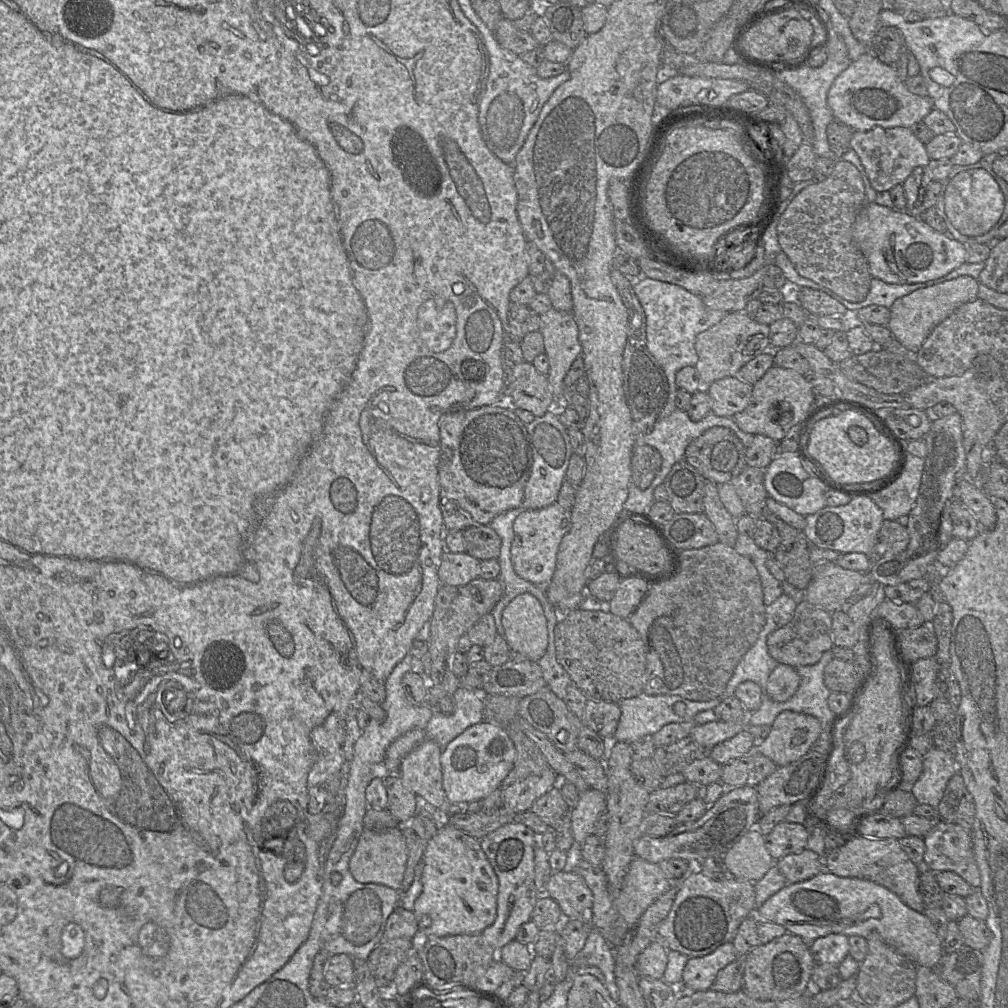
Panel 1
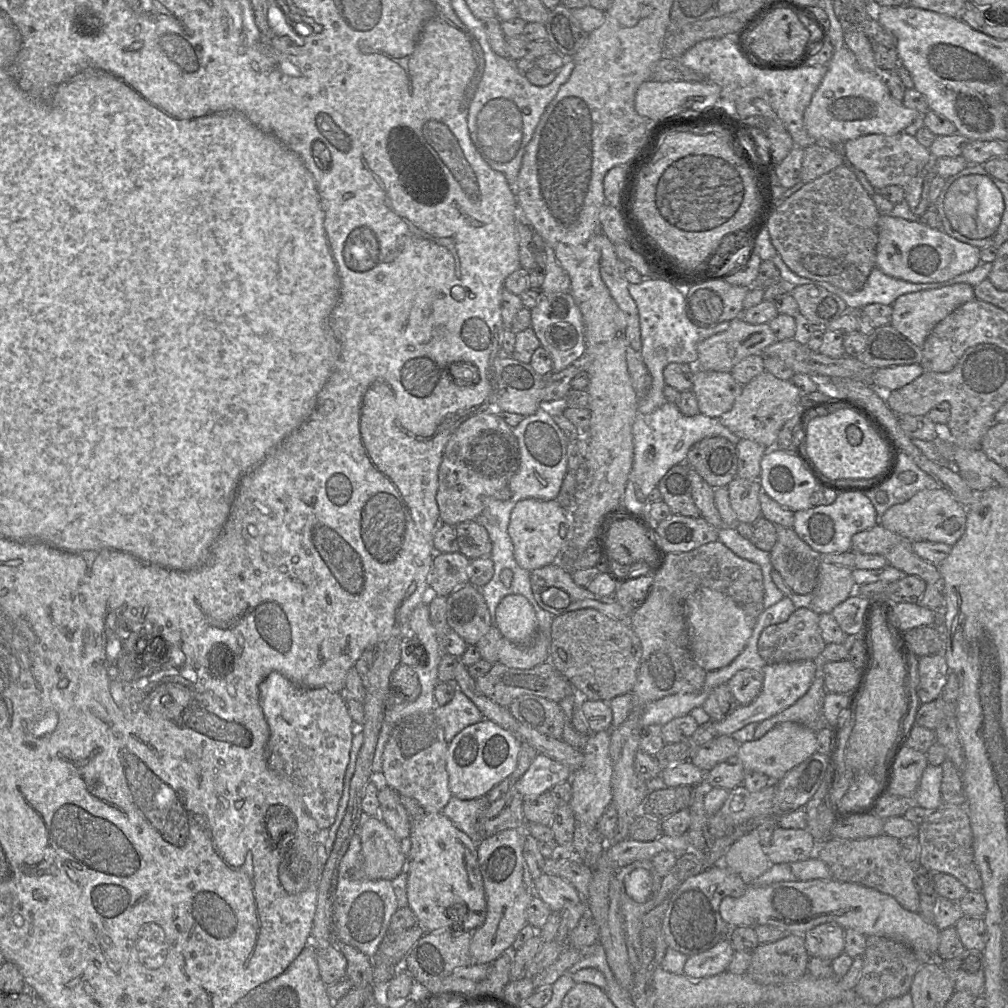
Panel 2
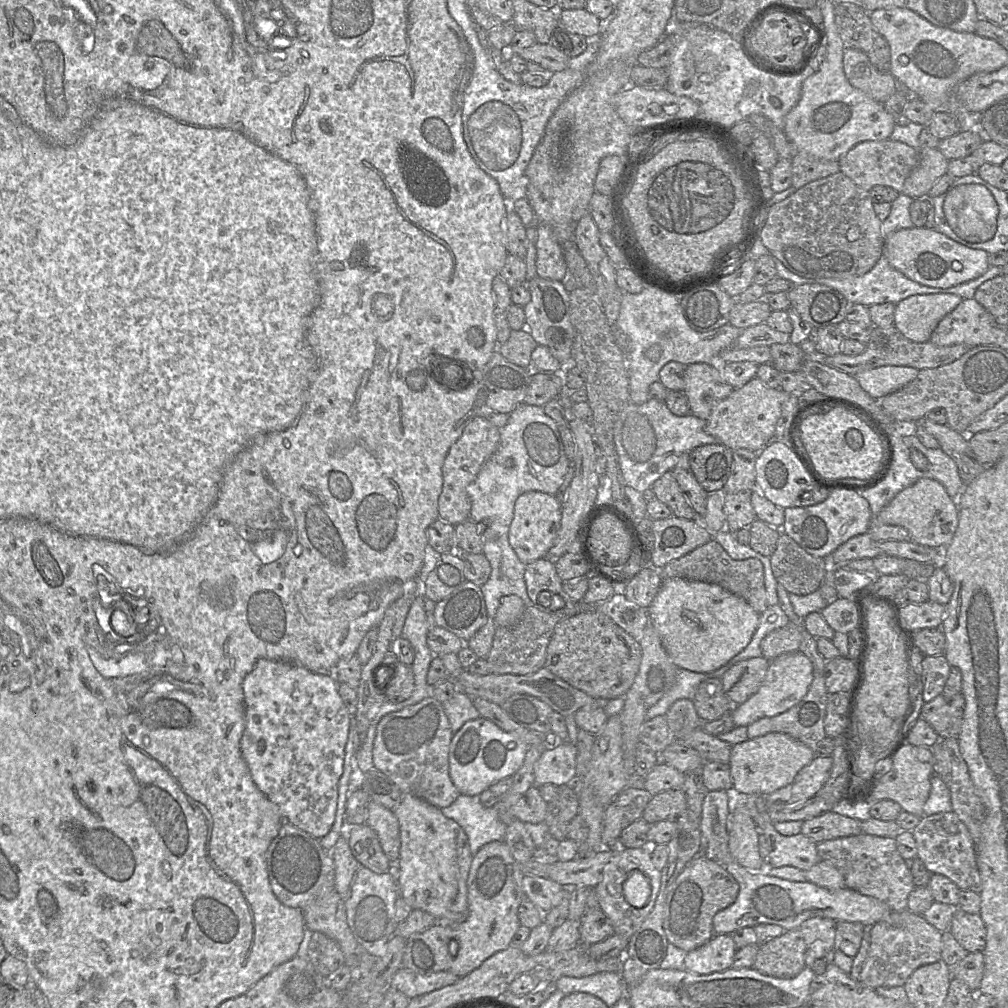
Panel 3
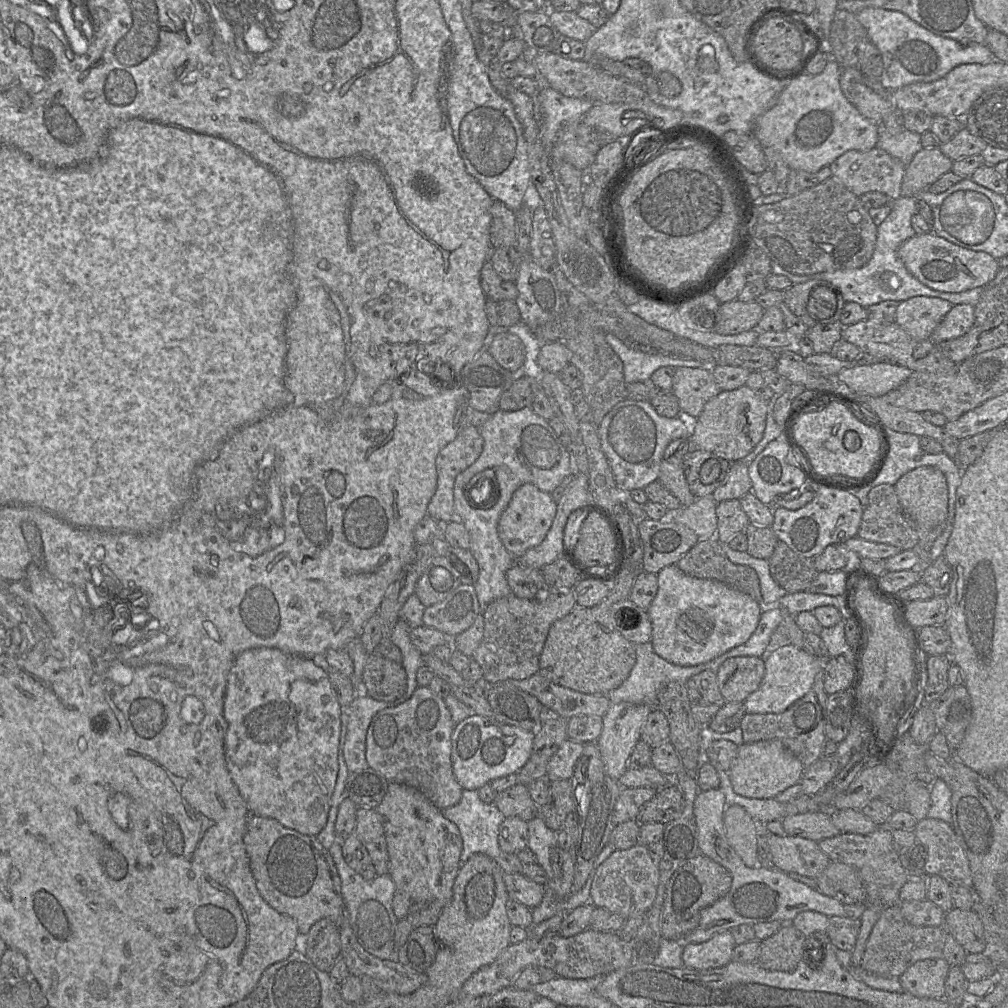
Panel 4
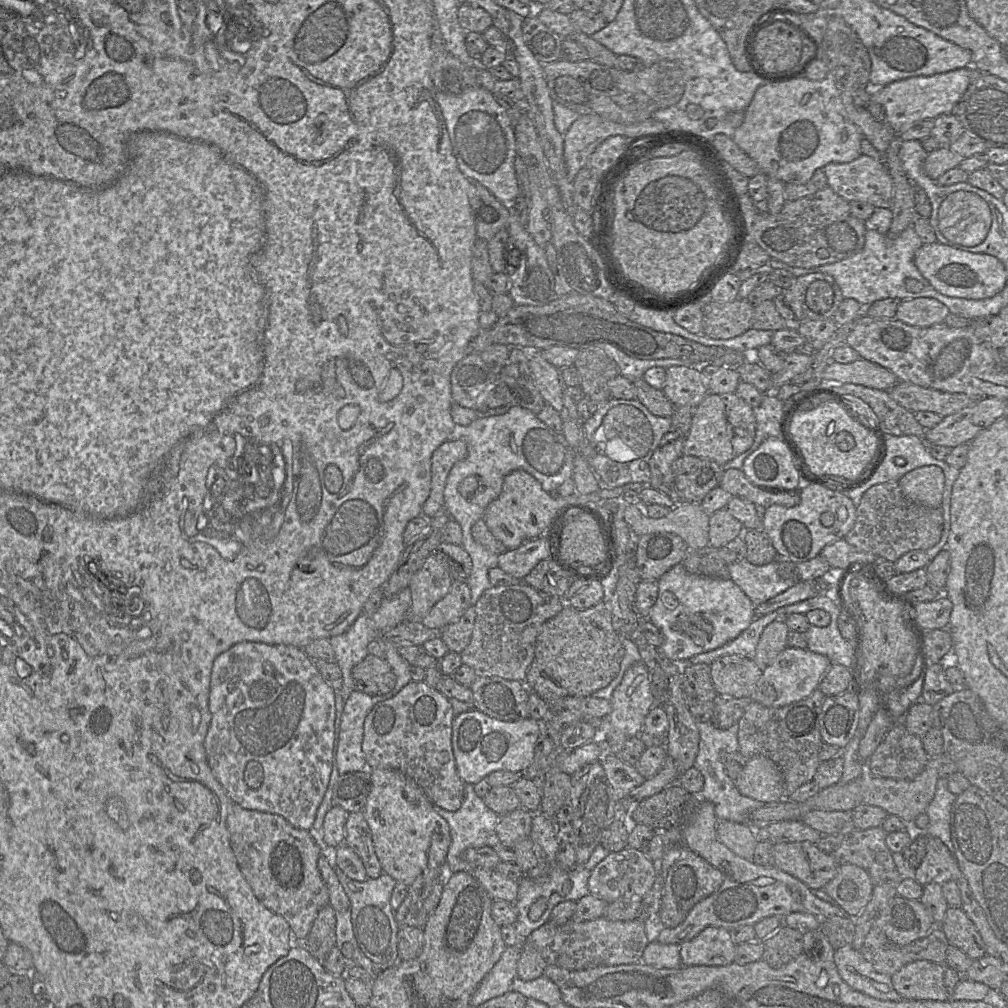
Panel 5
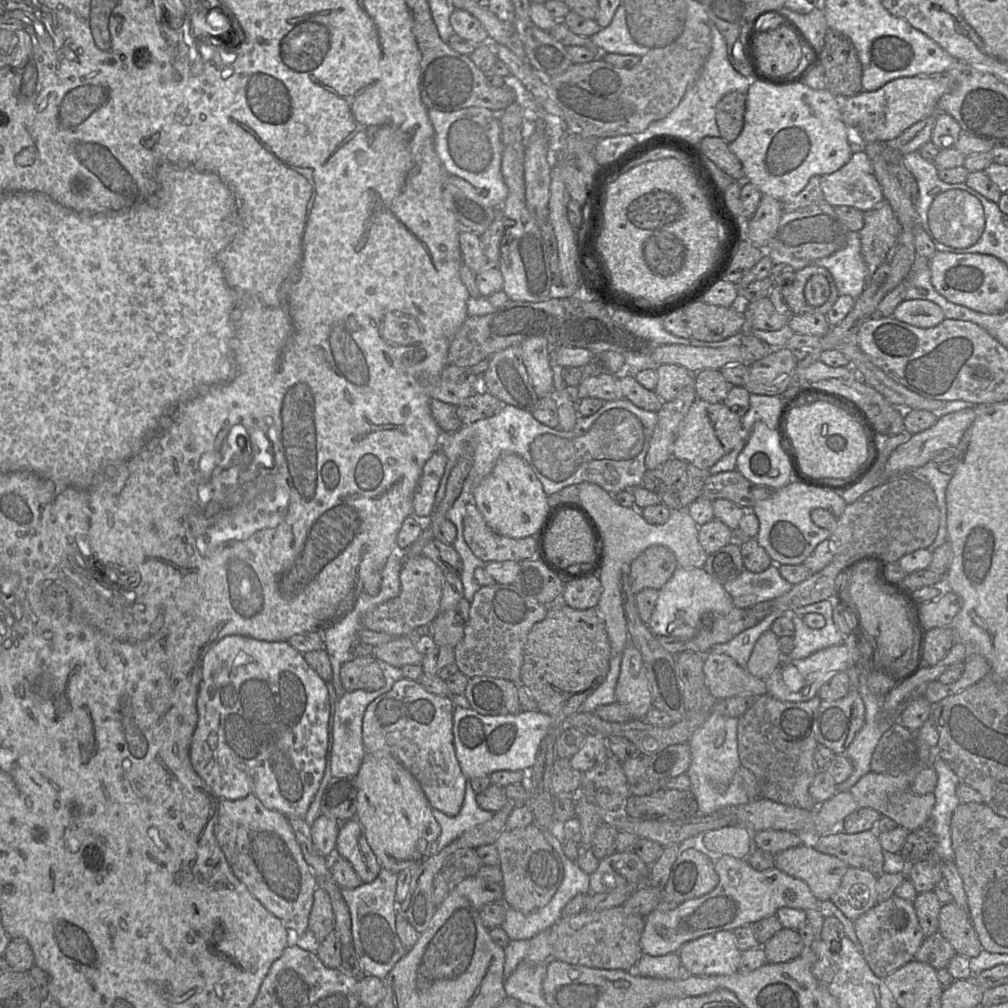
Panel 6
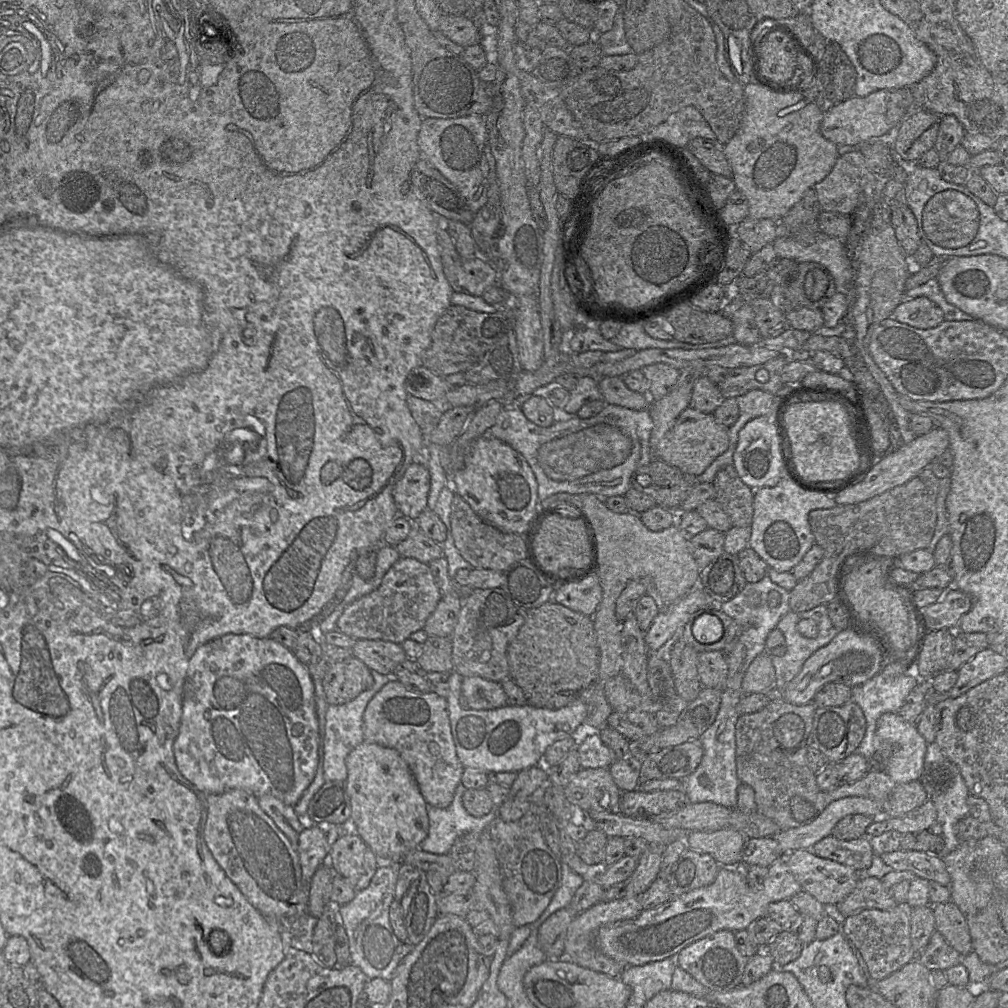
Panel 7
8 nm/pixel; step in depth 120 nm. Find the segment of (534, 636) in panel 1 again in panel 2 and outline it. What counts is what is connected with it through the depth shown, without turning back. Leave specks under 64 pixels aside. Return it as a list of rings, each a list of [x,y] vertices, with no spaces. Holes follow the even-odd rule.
[[[509,594],[500,601],[494,622],[502,637],[516,644],[530,644],[538,629],[533,606],[520,594]]]

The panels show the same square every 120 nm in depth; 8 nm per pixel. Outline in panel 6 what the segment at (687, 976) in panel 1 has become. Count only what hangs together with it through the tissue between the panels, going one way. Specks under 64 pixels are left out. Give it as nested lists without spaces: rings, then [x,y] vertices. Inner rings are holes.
[[[731,930],[690,940],[677,953],[684,969],[696,976],[732,975],[739,971],[742,955]]]

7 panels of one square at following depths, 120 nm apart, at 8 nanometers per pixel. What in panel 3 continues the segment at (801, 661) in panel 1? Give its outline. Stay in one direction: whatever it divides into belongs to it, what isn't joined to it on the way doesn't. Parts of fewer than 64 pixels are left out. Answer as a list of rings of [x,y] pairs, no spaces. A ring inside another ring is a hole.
[[[789,623],[766,635],[761,642],[762,656],[771,661],[783,654],[799,651],[802,641],[802,624]]]

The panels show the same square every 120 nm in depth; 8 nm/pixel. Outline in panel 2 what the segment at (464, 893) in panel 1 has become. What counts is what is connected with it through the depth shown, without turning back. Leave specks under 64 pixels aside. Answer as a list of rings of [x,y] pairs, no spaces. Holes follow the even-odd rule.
[[[442,812],[426,813],[422,819],[413,820],[409,838],[411,849],[406,860],[407,900],[417,925],[424,933],[444,929],[472,932],[480,927],[485,921],[487,902],[478,864],[478,846]]]

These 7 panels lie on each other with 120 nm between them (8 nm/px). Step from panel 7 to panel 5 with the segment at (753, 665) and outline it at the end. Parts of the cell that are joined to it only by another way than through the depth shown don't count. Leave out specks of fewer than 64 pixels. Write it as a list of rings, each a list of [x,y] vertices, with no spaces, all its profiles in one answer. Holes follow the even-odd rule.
[[[783,618],[770,623],[763,630],[756,647],[754,661],[764,670],[787,645],[790,629]]]

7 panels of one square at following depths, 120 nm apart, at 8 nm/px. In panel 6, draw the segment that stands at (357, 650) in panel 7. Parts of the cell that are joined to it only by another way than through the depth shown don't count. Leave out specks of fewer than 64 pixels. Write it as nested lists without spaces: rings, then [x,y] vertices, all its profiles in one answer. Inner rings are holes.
[[[408,636],[374,646],[373,654],[377,660],[401,668],[407,664],[421,665],[423,655],[415,648],[414,640]]]

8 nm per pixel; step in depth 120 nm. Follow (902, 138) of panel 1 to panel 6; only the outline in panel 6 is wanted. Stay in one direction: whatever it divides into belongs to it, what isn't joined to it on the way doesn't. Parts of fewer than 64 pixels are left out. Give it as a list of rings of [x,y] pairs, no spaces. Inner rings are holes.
[[[865,152],[853,153],[843,167],[831,174],[821,176],[821,189],[825,201],[833,207],[849,206],[865,212],[885,201],[871,161]]]

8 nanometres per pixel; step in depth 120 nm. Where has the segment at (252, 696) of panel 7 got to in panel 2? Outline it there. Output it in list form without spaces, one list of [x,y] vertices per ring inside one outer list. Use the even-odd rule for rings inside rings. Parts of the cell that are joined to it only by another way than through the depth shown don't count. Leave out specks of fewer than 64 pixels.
[[[273,671],[259,684],[259,703],[270,730],[268,766],[292,781],[318,827],[329,828],[342,795],[353,738],[345,695],[327,688],[300,687]]]

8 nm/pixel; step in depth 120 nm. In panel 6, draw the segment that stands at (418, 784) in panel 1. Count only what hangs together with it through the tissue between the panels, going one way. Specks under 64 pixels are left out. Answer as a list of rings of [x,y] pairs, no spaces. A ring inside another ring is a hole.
[[[401,678],[385,694],[374,699],[366,708],[362,723],[362,740],[366,752],[384,751],[396,758],[419,782],[432,808],[448,816],[457,815],[465,796],[467,778],[456,758],[453,737],[451,696],[428,692],[418,680]]]

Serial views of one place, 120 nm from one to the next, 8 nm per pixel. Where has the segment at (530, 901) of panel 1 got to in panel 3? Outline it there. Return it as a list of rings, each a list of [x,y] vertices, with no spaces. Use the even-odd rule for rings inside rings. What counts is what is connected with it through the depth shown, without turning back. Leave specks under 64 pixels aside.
[[[504,841],[489,842],[473,855],[467,878],[468,916],[465,921],[453,927],[454,939],[458,942],[459,948],[448,970],[449,972],[459,978],[464,977],[493,954],[510,946],[513,936],[521,925],[518,918],[518,907],[525,899],[521,888],[522,877],[520,865],[513,858]]]

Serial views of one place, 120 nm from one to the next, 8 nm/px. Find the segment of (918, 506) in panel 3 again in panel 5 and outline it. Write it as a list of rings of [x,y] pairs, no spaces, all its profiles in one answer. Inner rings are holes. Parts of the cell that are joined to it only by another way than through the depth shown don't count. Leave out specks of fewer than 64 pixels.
[[[935,465],[922,466],[906,473],[899,480],[903,494],[917,504],[939,508],[942,505],[945,475]]]

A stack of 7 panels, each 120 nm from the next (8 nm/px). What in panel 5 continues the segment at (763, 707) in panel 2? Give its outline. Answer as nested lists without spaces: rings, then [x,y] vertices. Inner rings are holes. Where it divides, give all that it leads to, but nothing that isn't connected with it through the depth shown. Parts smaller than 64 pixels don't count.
[[[787,646],[763,670],[750,699],[771,708],[780,708],[801,701],[818,688],[822,677],[831,665],[831,661],[824,655],[812,652],[807,648]]]

